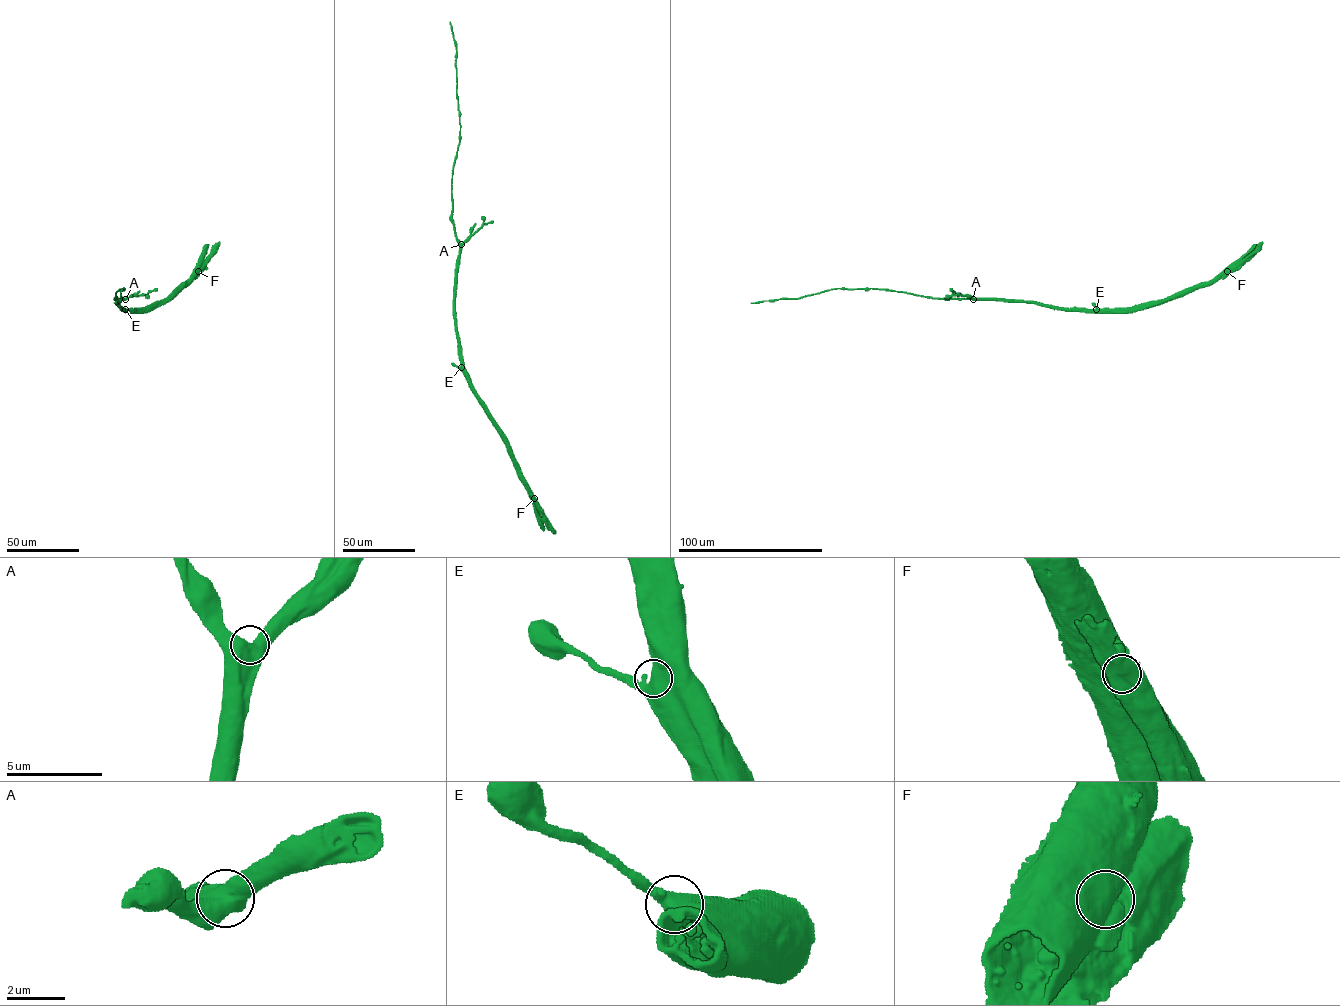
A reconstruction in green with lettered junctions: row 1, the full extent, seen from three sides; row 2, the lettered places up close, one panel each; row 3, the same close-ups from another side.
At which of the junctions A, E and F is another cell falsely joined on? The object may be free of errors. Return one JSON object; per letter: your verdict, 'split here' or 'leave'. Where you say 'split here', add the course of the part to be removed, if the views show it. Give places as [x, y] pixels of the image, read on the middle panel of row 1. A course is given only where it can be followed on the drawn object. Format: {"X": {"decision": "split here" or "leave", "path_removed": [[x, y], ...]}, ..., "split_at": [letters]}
{"A": {"decision": "leave"}, "E": {"decision": "leave"}, "F": {"decision": "split here", "path_removed": [[533, 498], [555, 533]]}, "split_at": ["F"]}

